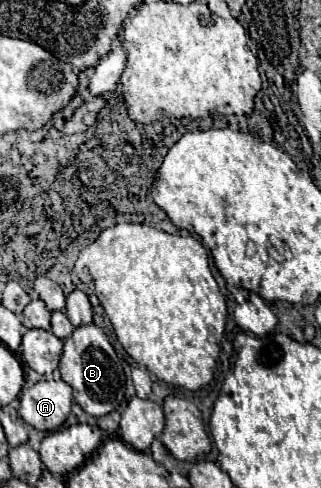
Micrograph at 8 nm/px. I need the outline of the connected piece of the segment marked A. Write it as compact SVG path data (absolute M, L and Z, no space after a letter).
M59 369L42 377L34 387L22 391L18 413L38 431L56 431L70 413L72 387L62 381Z

